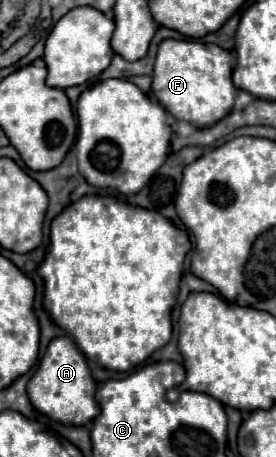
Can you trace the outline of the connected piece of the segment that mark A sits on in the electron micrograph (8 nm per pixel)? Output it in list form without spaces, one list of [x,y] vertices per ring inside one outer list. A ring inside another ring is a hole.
[[[69,336],[53,338],[49,342],[47,352],[41,358],[37,372],[33,374],[33,378],[27,384],[27,392],[29,392],[33,406],[41,414],[45,414],[61,424],[69,424],[69,426],[83,426],[97,416],[99,408],[97,408],[97,400],[95,400],[95,388],[97,388],[97,384],[89,372],[85,356],[73,344],[73,340]]]

